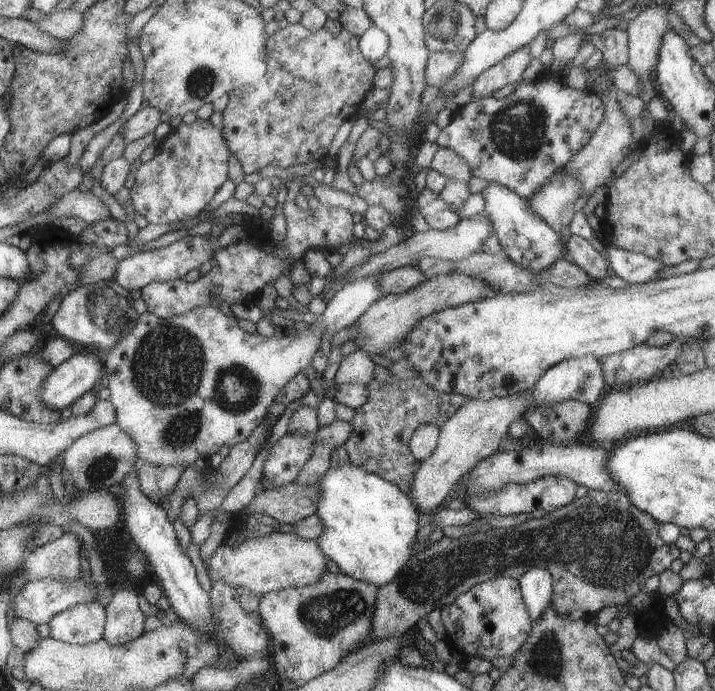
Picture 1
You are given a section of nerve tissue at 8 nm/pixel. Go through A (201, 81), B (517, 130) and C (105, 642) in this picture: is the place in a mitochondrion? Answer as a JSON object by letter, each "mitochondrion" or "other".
{"A":"mitochondrion","B":"mitochondrion","C":"other"}

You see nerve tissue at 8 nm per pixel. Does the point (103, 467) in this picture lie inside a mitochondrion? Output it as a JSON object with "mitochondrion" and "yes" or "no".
{"mitochondrion":"yes"}

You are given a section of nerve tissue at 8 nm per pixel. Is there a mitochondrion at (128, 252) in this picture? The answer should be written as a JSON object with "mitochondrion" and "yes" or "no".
{"mitochondrion":"no"}

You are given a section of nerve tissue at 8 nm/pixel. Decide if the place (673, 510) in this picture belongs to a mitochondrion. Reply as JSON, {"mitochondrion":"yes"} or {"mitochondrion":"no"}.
{"mitochondrion":"no"}

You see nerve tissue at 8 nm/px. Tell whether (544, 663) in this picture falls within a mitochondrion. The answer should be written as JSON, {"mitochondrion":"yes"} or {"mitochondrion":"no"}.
{"mitochondrion":"yes"}

